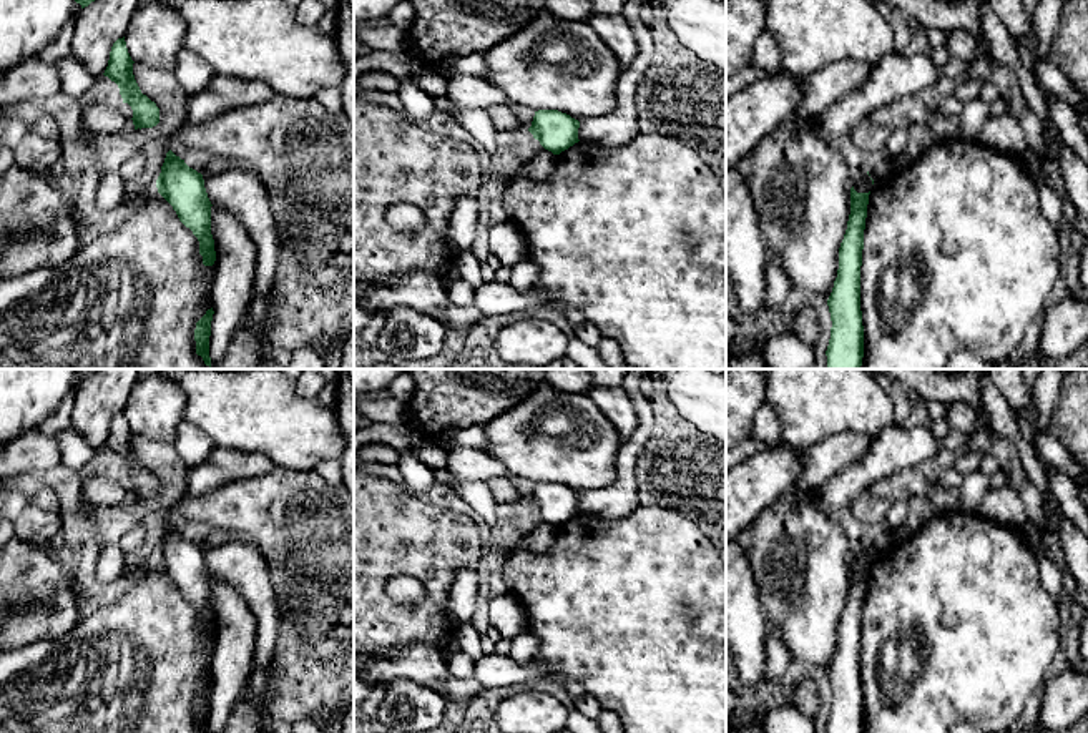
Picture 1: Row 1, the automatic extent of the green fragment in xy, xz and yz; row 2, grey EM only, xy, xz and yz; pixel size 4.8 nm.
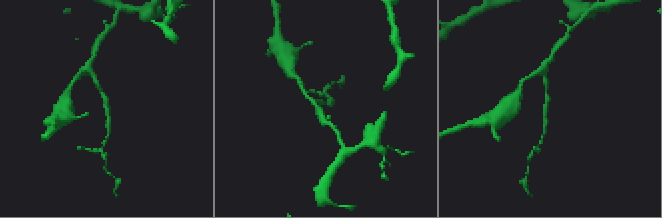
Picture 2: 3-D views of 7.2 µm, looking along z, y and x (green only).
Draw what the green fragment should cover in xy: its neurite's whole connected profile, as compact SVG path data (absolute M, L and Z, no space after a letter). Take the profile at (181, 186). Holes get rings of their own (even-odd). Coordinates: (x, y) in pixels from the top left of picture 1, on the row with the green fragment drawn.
M171 150L166 153L161 173L156 180L158 193L173 206L179 221L193 231L199 241L199 254L204 266L216 261L211 234L211 201L203 175L189 168Z

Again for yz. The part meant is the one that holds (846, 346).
M850 188L850 214L839 248L839 269L827 299L831 339L826 351L827 369L860 369L864 326L860 311L860 266L869 193Z

